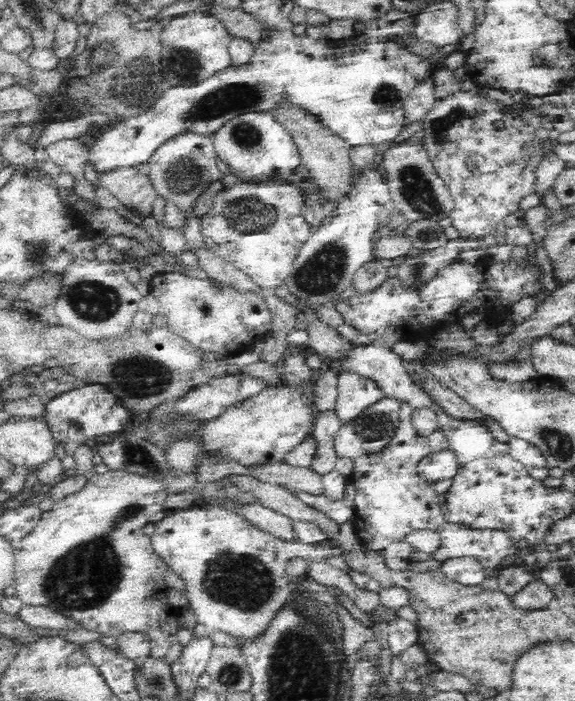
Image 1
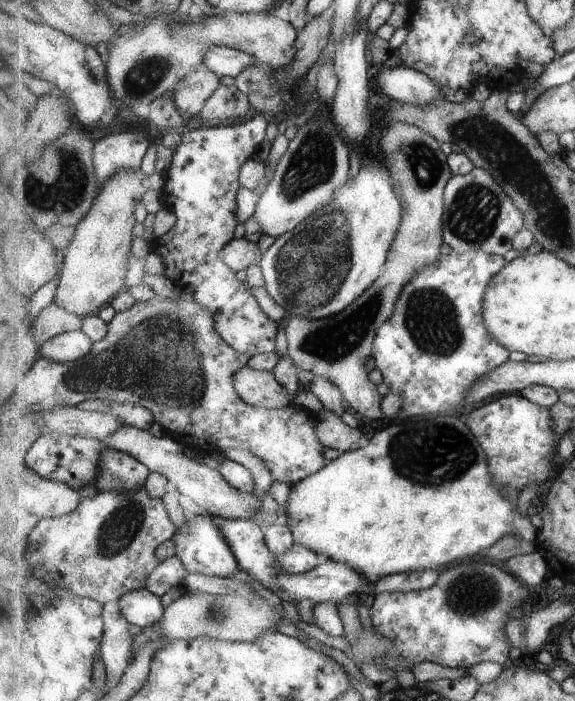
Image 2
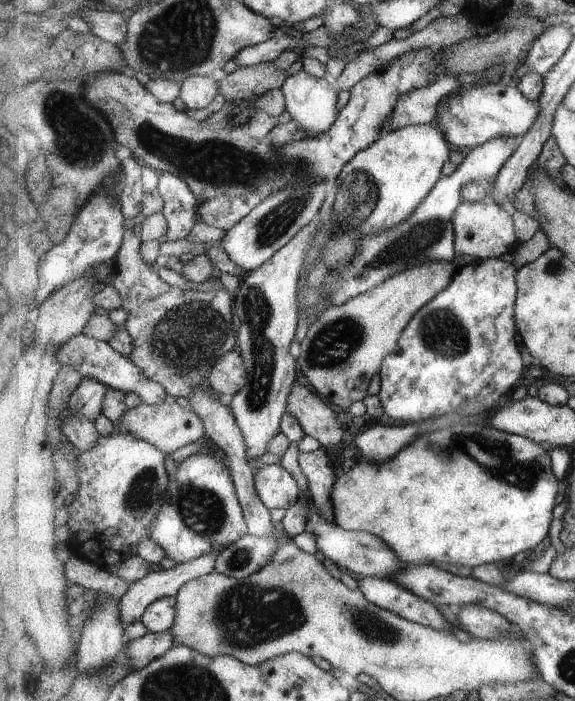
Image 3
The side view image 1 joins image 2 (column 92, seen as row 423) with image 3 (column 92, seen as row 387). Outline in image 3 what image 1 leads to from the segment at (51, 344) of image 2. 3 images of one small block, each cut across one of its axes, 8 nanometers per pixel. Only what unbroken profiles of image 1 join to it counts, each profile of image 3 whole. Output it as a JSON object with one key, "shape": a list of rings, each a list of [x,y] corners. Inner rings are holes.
{"shape":[[[79,334],[61,346],[57,350],[57,356],[59,364],[62,364],[63,367],[75,368],[85,379],[98,380],[110,389],[113,388],[126,393],[135,392],[147,404],[158,405],[170,399],[168,392],[161,384],[147,378],[147,374],[141,368],[137,368],[137,364],[133,364],[129,358],[117,352],[107,341]]]}

